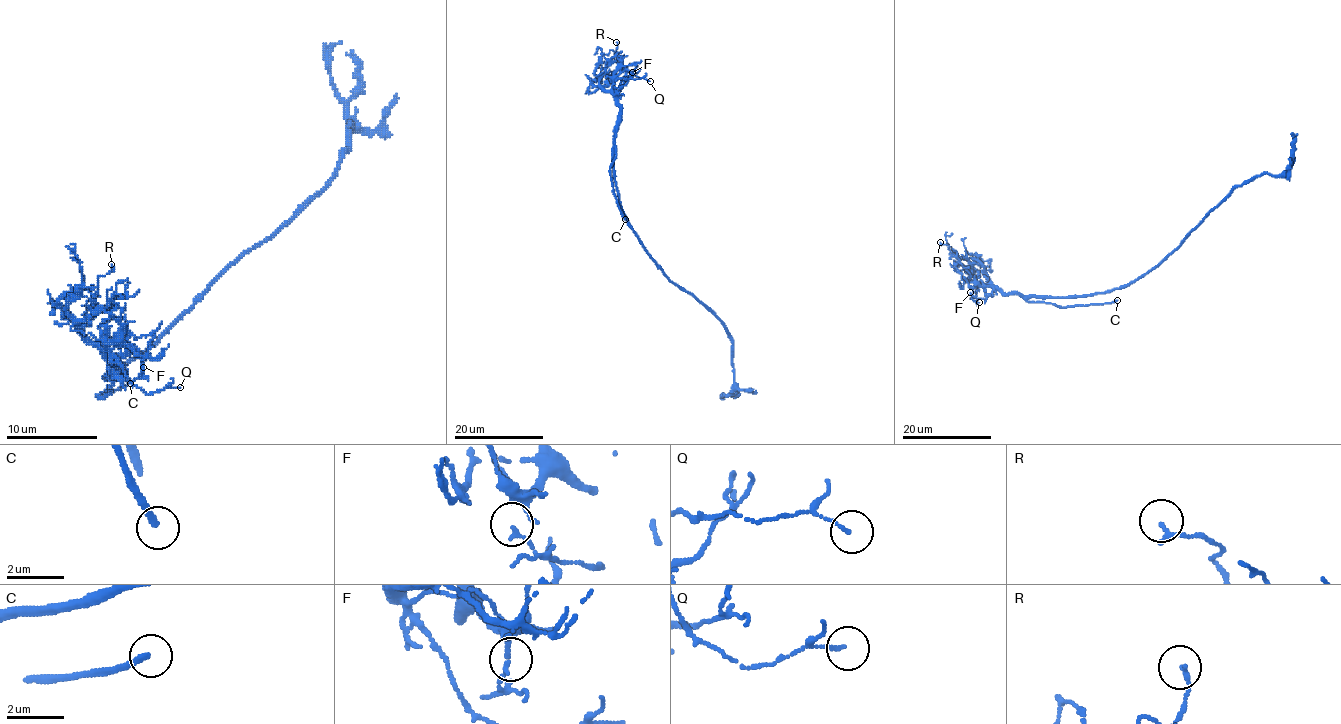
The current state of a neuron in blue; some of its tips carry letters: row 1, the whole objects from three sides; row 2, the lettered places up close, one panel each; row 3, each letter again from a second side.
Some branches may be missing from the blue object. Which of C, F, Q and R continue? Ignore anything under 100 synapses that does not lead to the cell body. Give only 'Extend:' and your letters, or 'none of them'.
Extend: C

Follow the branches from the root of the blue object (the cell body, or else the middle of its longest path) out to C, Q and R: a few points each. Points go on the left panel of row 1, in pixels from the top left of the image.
C: (166, 330), (143, 353), (107, 376), (111, 381), (111, 390), (105, 397), (98, 397), (130, 383)
Q: (166, 330), (143, 353), (107, 376), (118, 369), (107, 356), (107, 349), (125, 376), (148, 394), (180, 387)
R: (166, 330), (107, 376), (118, 369), (66, 308), (84, 287), (95, 287), (111, 264)

